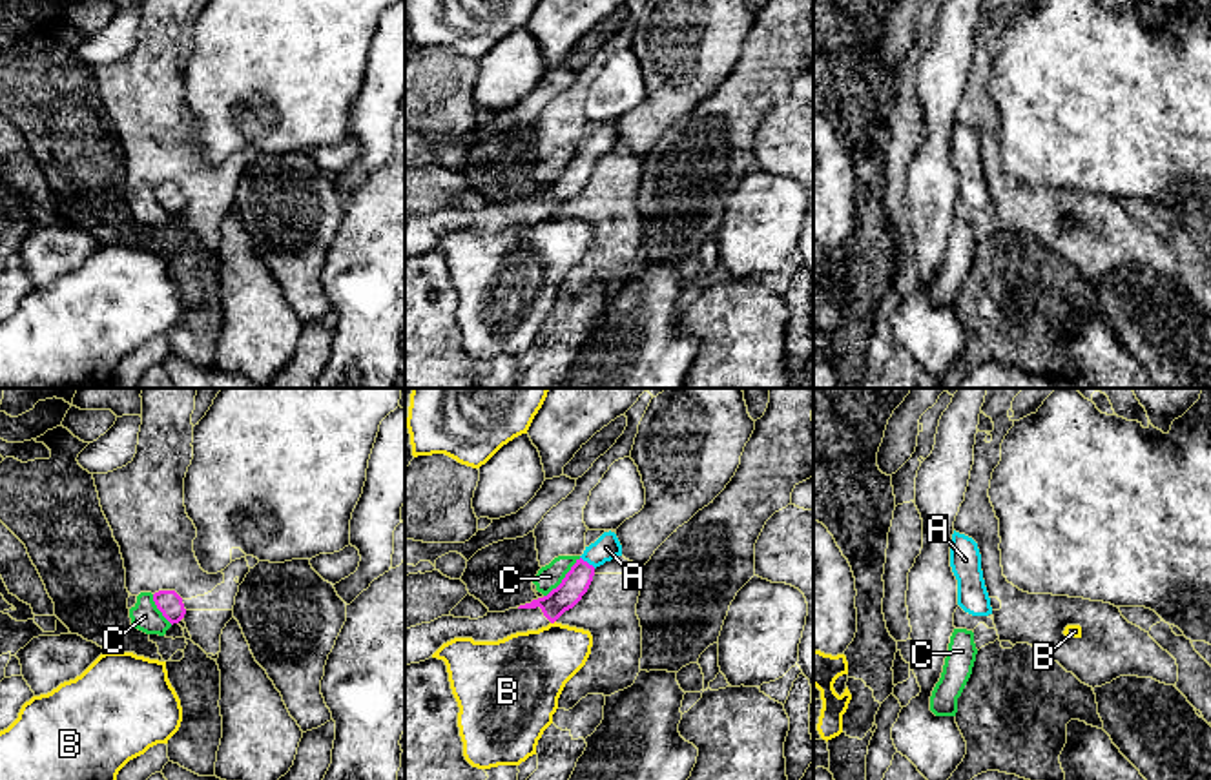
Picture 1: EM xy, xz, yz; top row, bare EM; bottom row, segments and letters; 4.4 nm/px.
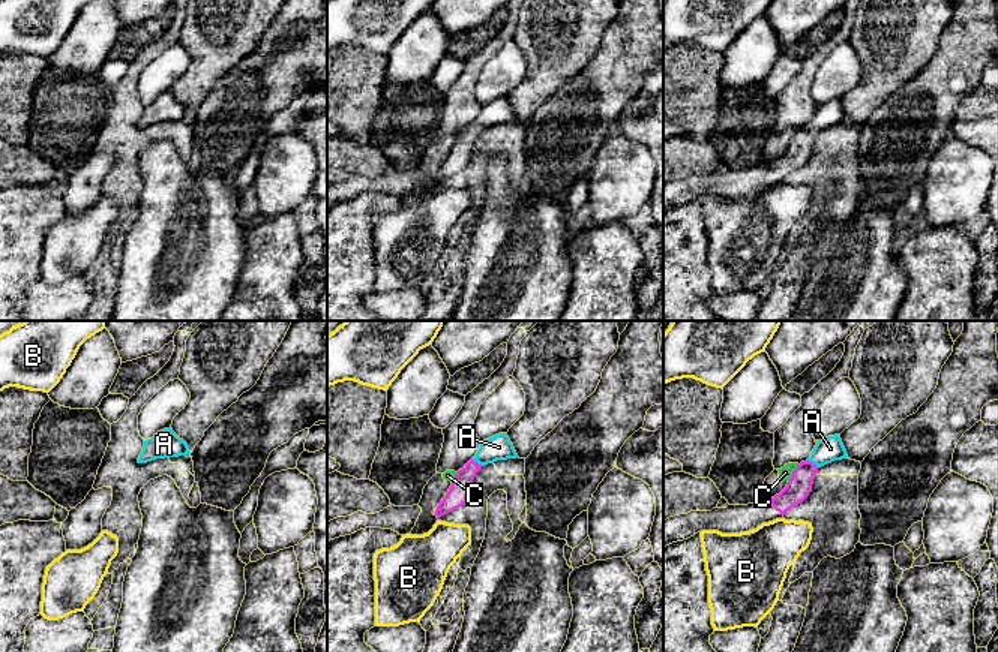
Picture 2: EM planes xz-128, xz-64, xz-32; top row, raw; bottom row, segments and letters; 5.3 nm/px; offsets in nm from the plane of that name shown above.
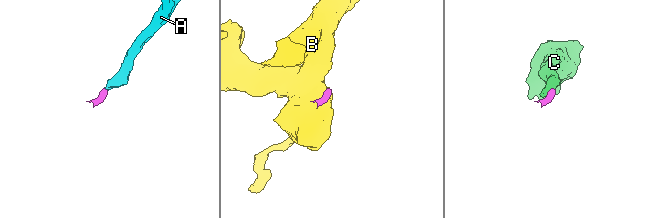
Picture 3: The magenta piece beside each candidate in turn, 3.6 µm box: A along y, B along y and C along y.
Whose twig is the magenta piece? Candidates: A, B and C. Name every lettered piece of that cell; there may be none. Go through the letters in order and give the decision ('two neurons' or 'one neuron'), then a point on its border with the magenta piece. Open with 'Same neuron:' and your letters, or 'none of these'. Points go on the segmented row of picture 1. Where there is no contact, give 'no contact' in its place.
Same neuron: A
A: one neuron | xz (586, 562)
B: two neurons | xz (553, 622)
C: two neurons | xz (564, 578)

